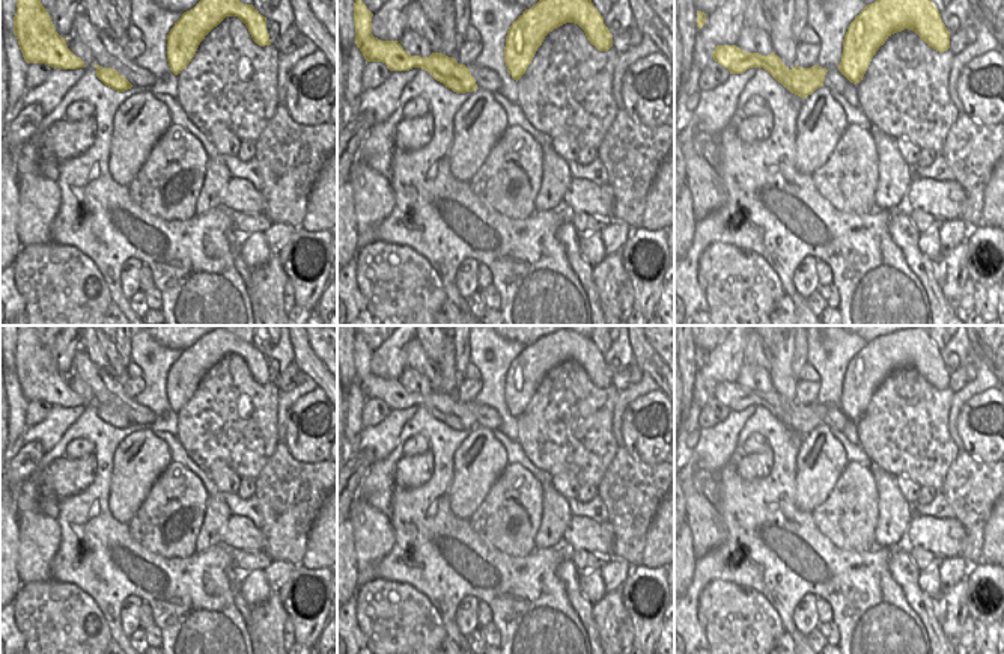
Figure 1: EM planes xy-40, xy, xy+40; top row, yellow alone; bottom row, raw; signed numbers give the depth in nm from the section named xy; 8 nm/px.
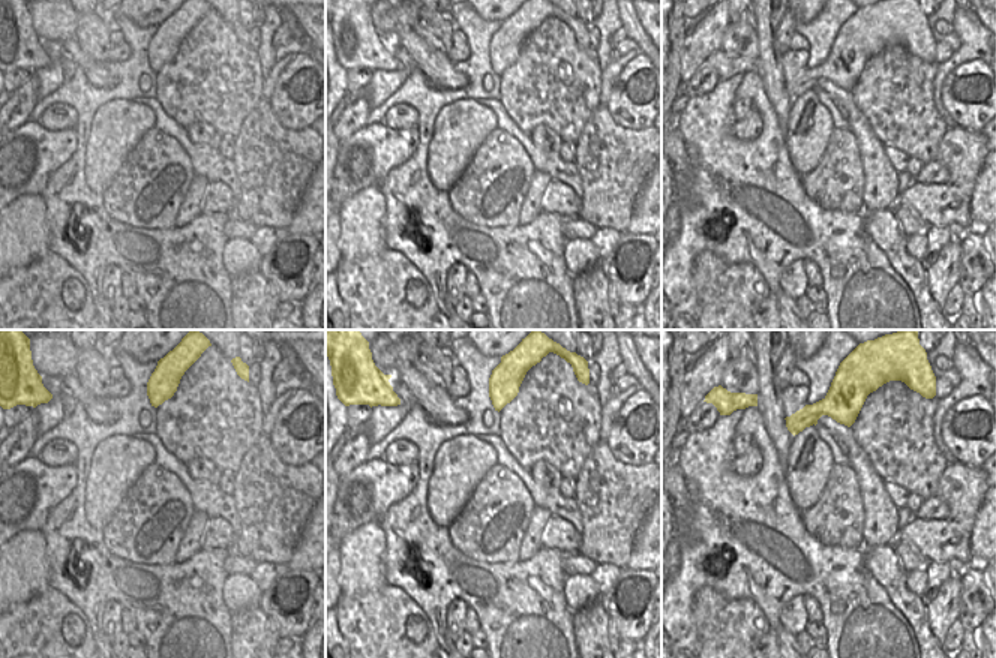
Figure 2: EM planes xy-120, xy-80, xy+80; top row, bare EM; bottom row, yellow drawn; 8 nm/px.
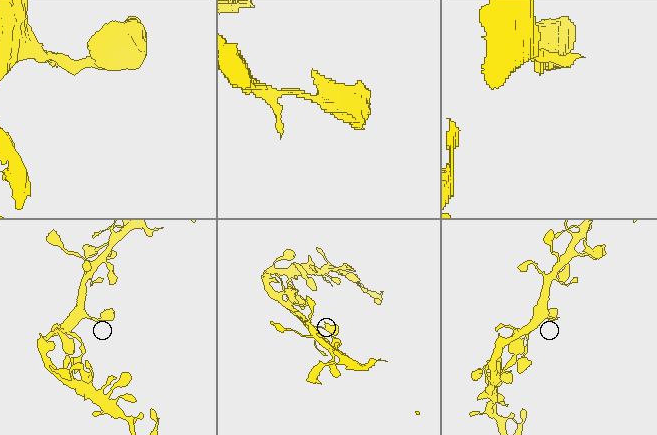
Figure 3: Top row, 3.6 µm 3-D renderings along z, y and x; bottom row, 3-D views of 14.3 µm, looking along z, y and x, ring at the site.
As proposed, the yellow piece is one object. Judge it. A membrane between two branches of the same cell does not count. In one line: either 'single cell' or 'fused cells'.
single cell

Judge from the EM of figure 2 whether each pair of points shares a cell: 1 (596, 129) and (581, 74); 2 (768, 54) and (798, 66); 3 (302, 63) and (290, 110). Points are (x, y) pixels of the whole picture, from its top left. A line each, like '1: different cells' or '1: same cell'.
1: different cells
2: different cells
3: same cell

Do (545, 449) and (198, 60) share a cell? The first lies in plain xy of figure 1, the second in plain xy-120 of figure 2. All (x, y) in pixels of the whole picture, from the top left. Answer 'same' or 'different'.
same

